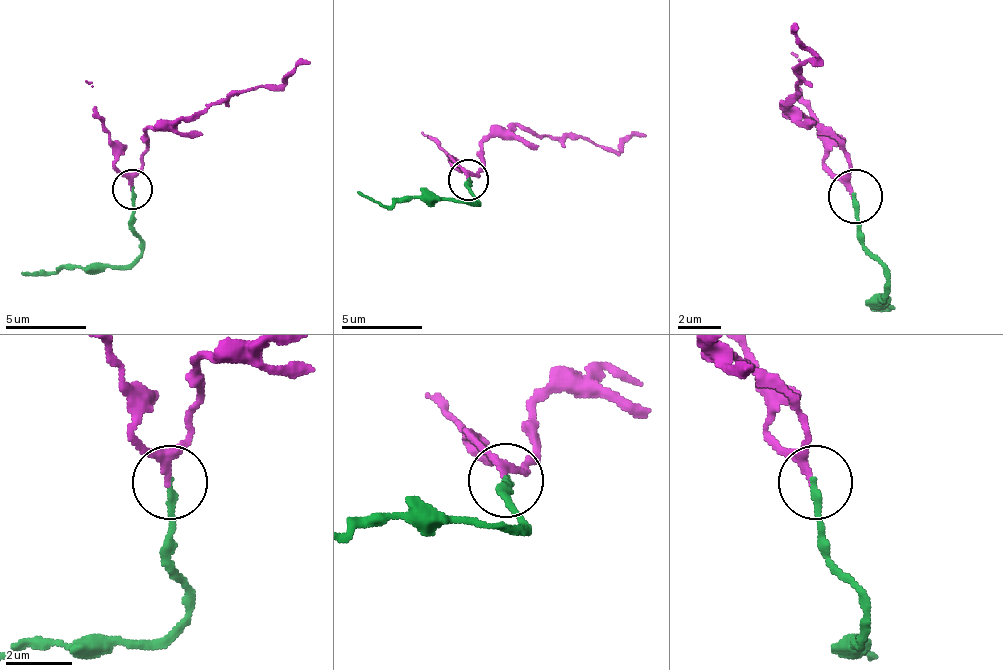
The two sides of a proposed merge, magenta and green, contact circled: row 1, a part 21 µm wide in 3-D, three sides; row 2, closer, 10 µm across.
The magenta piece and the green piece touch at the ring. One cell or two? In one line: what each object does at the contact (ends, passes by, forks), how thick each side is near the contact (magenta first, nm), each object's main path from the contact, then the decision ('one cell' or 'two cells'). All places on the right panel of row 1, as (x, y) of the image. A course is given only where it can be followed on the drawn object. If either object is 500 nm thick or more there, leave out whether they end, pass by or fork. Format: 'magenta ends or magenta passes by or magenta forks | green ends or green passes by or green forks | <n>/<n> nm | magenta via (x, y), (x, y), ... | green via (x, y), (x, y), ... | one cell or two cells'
magenta passes by | green ends | 170/200 nm | magenta via (854, 195), (848, 152), (790, 104), (800, 72), (811, 61), (795, 29) | green via (854, 195), (859, 243), (886, 269), (886, 296), (880, 301), (891, 307), (870, 312) | one cell

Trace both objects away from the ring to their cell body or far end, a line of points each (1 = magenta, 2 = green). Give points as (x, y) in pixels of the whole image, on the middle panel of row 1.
1: (467, 179), (475, 175), (491, 138), (532, 130), (612, 146), (644, 134)
2: (467, 179), (475, 203), (395, 199), (379, 207), (359, 191)

